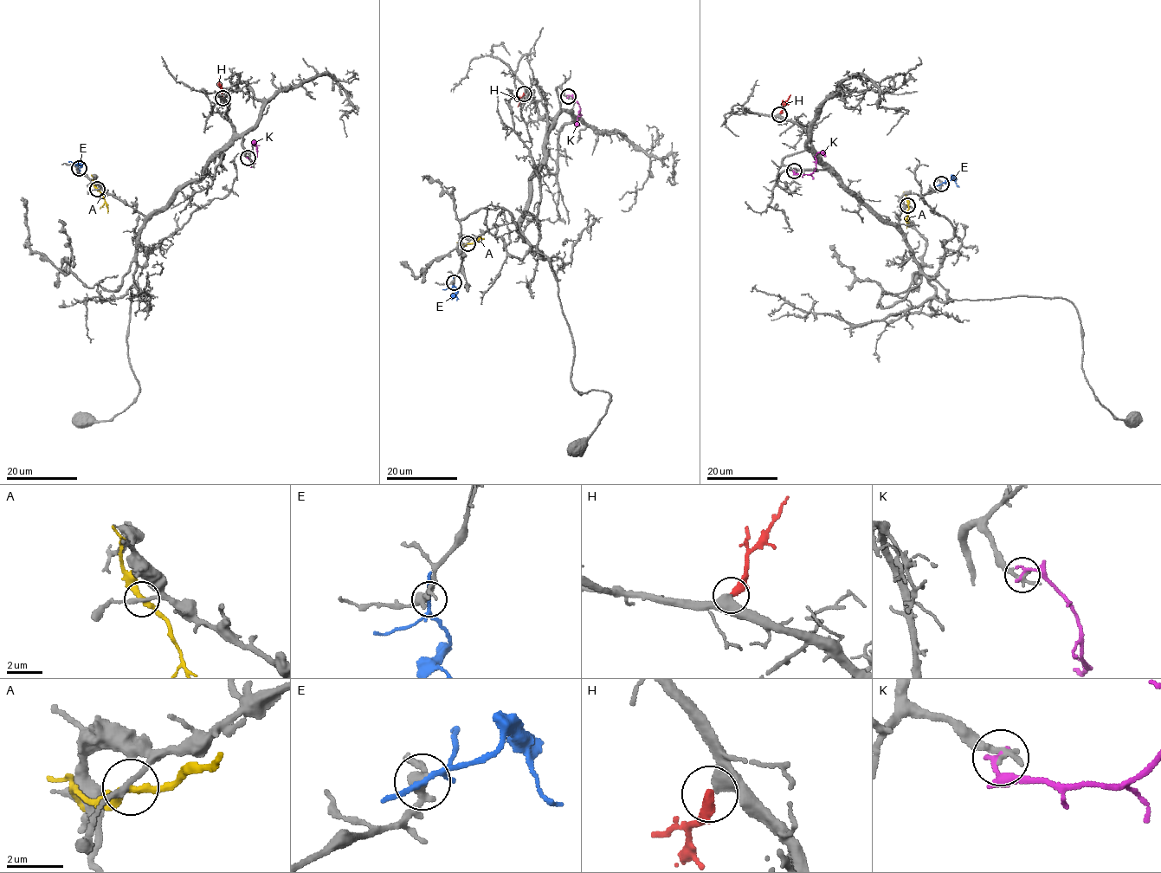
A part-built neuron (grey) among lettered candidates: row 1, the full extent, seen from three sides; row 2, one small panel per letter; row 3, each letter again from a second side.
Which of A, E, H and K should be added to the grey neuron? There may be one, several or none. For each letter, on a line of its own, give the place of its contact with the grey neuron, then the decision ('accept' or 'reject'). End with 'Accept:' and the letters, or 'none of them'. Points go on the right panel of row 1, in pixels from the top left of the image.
A: meets grey at (907, 205); reject
E: meets grey at (941, 184); reject
H: meets grey at (779, 114); accept
K: meets grey at (794, 171); reject
Accept: H

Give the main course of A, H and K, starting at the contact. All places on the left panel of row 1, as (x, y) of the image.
A: (97, 189), (103, 195), (107, 213)
H: (222, 97), (218, 79)
K: (248, 158), (254, 163), (257, 155), (255, 142), (252, 145)

